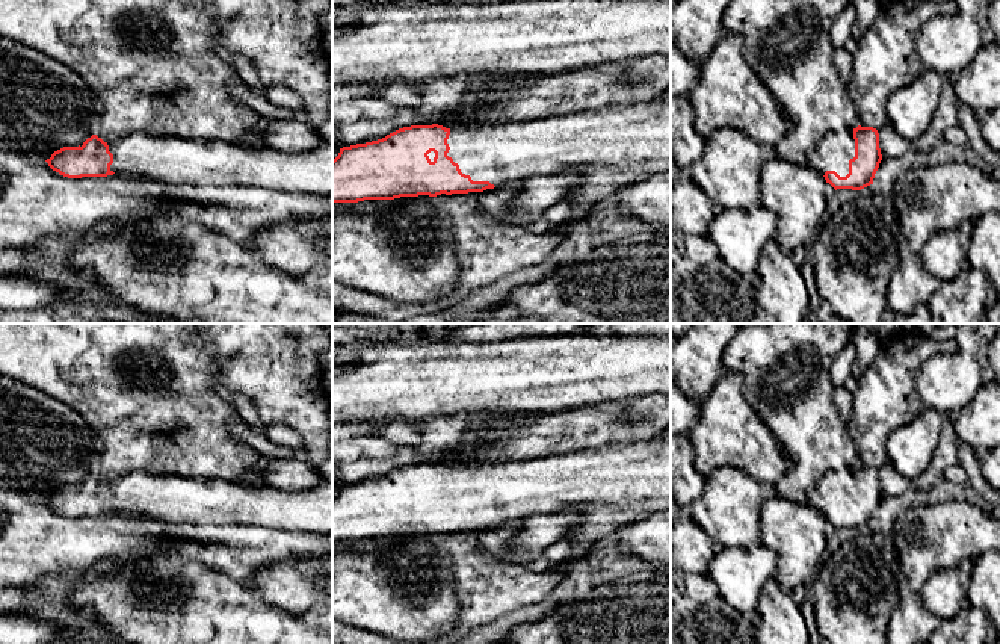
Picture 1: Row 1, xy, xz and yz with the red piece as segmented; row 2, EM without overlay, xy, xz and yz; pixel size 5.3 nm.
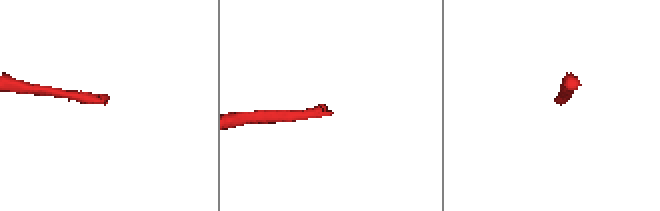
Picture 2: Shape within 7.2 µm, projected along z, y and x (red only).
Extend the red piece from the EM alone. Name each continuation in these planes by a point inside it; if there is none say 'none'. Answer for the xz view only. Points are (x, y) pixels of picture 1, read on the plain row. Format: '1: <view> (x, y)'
1: xz (621, 473)

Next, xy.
1: xy (307, 514)

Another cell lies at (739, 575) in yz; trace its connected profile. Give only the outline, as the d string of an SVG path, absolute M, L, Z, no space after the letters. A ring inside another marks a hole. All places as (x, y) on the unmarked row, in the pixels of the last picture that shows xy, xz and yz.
M716 544L707 574L730 606L751 615L758 606L764 584L776 574L776 553L764 544L727 547Z

